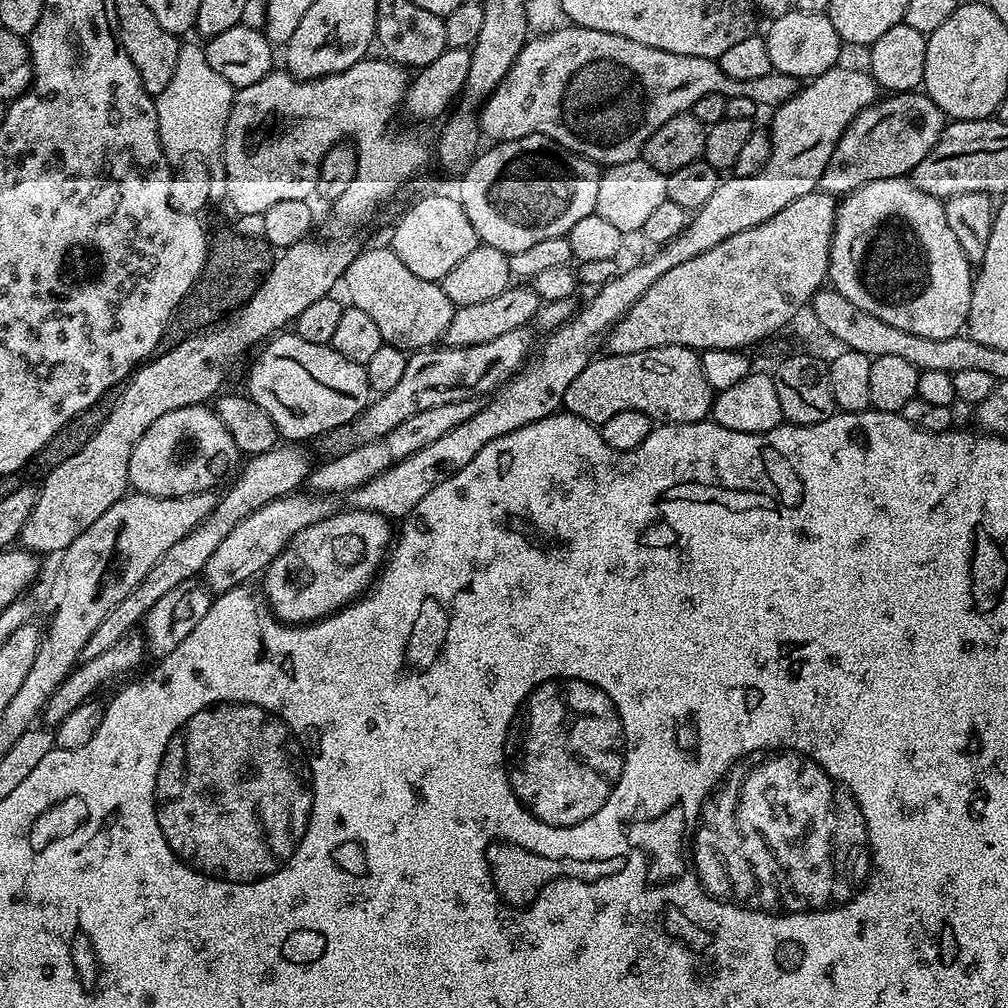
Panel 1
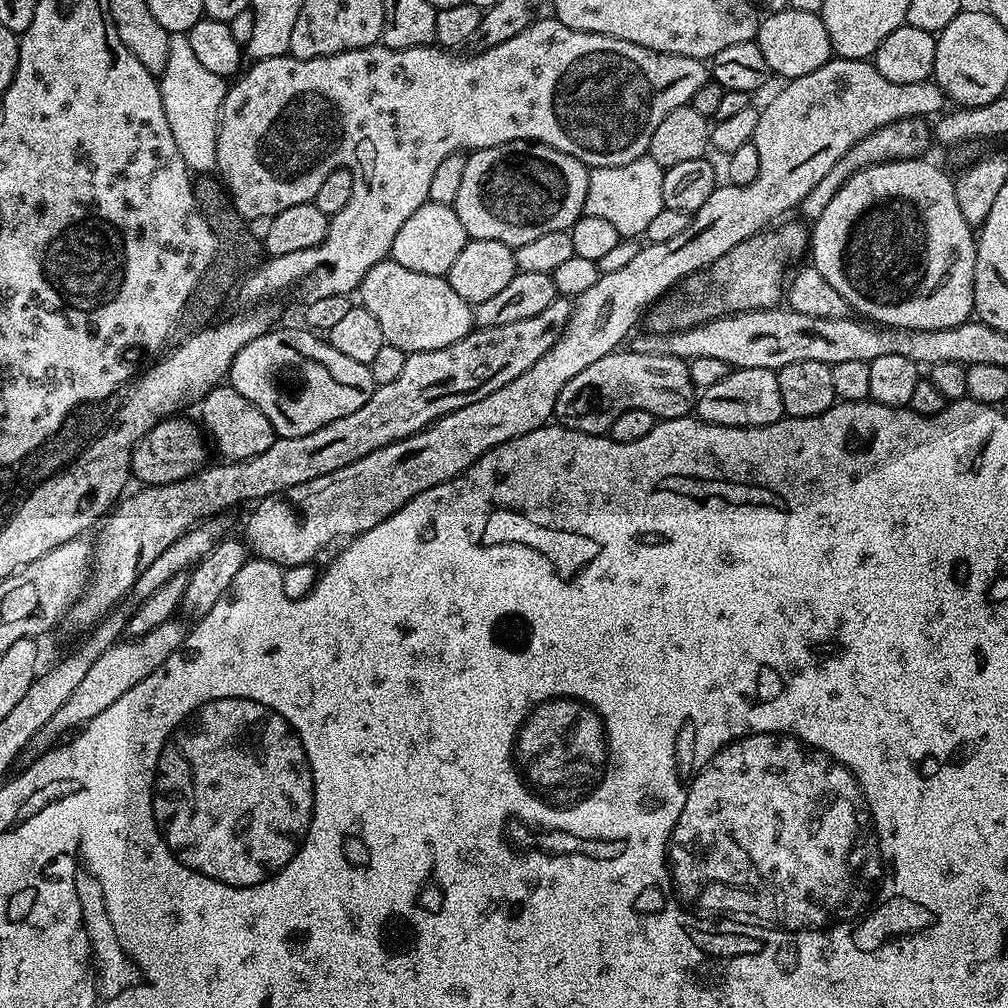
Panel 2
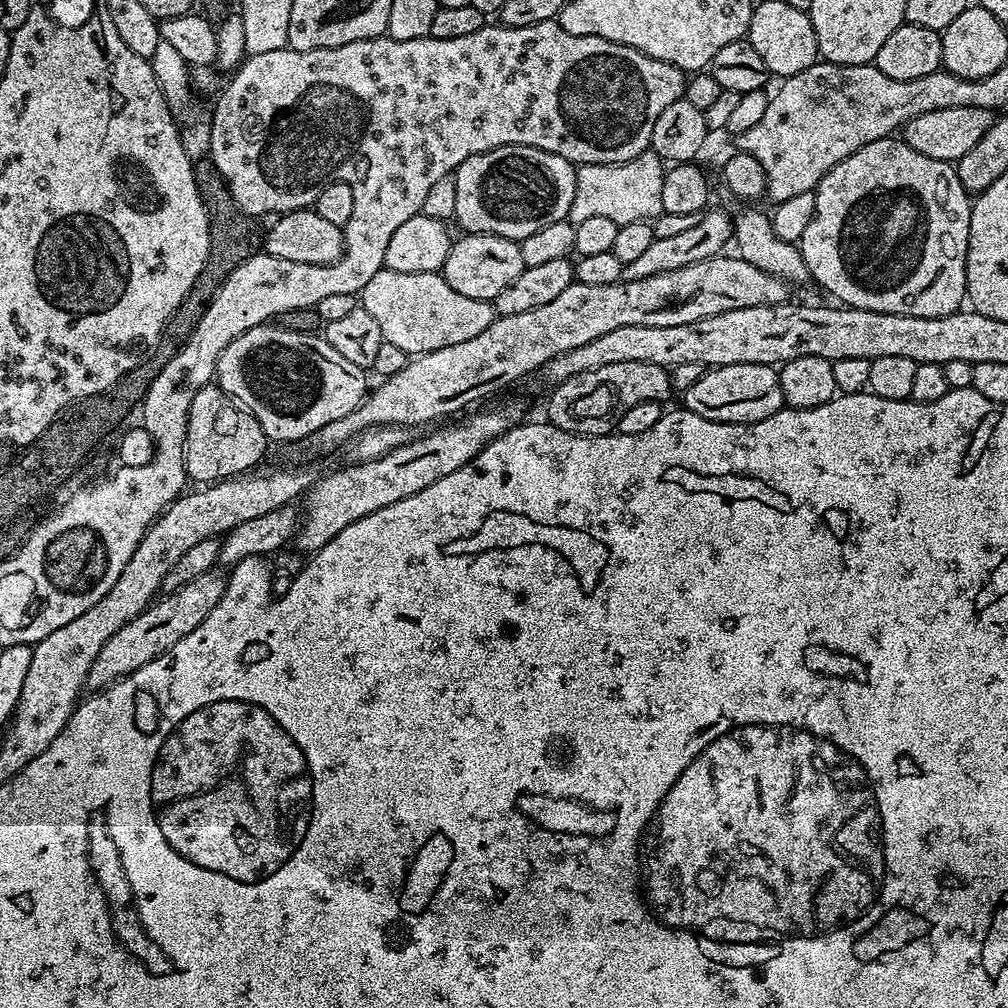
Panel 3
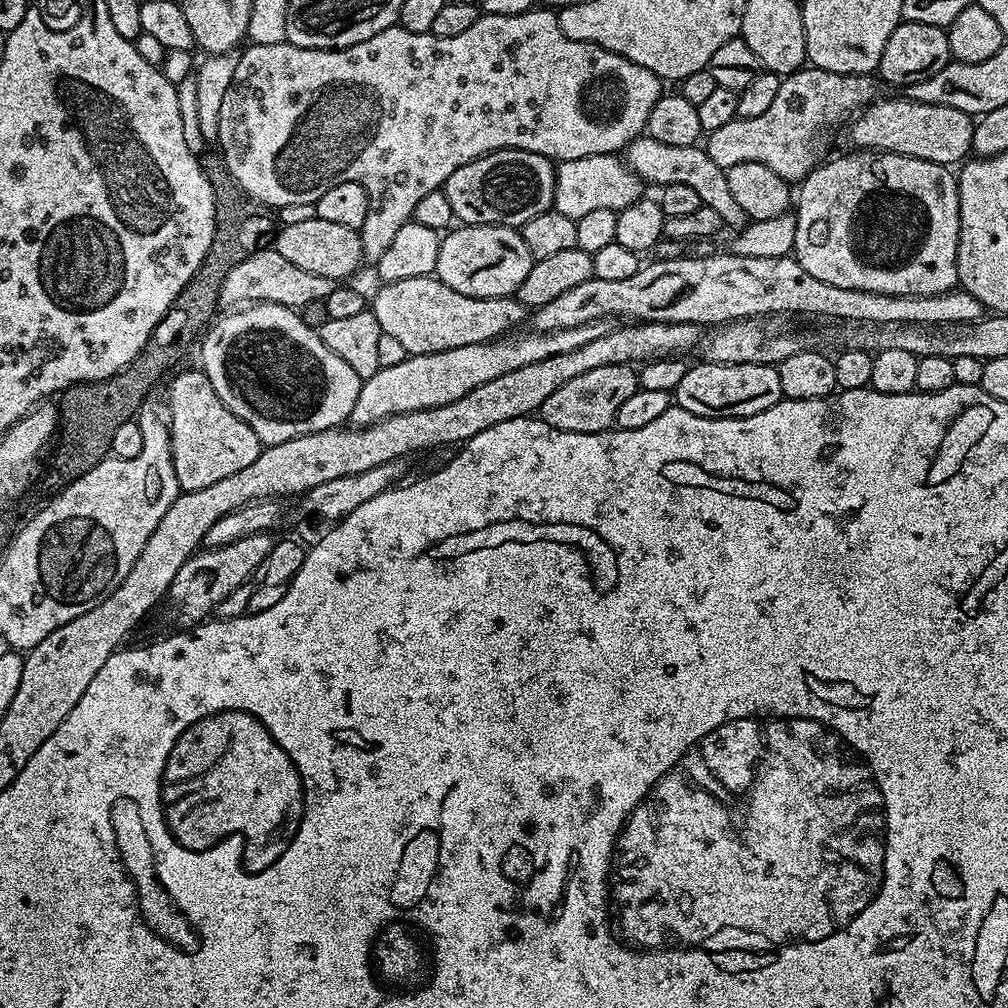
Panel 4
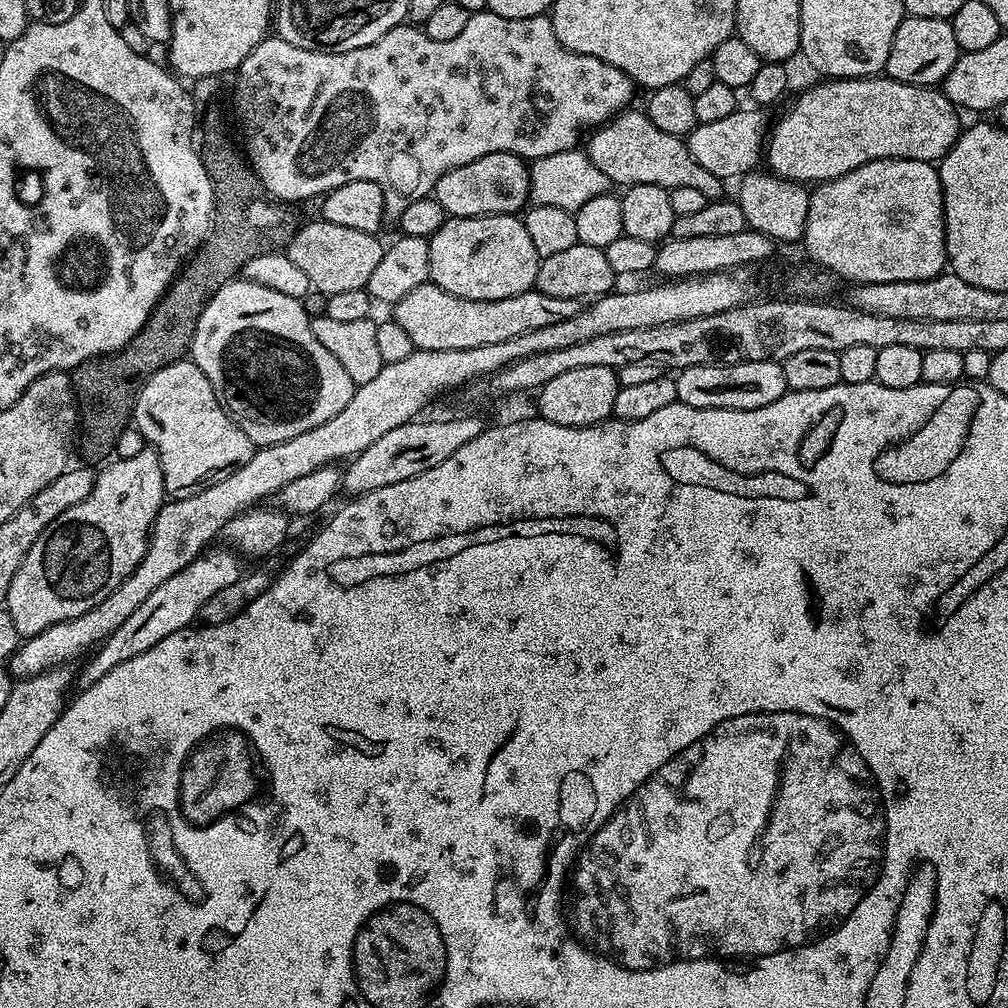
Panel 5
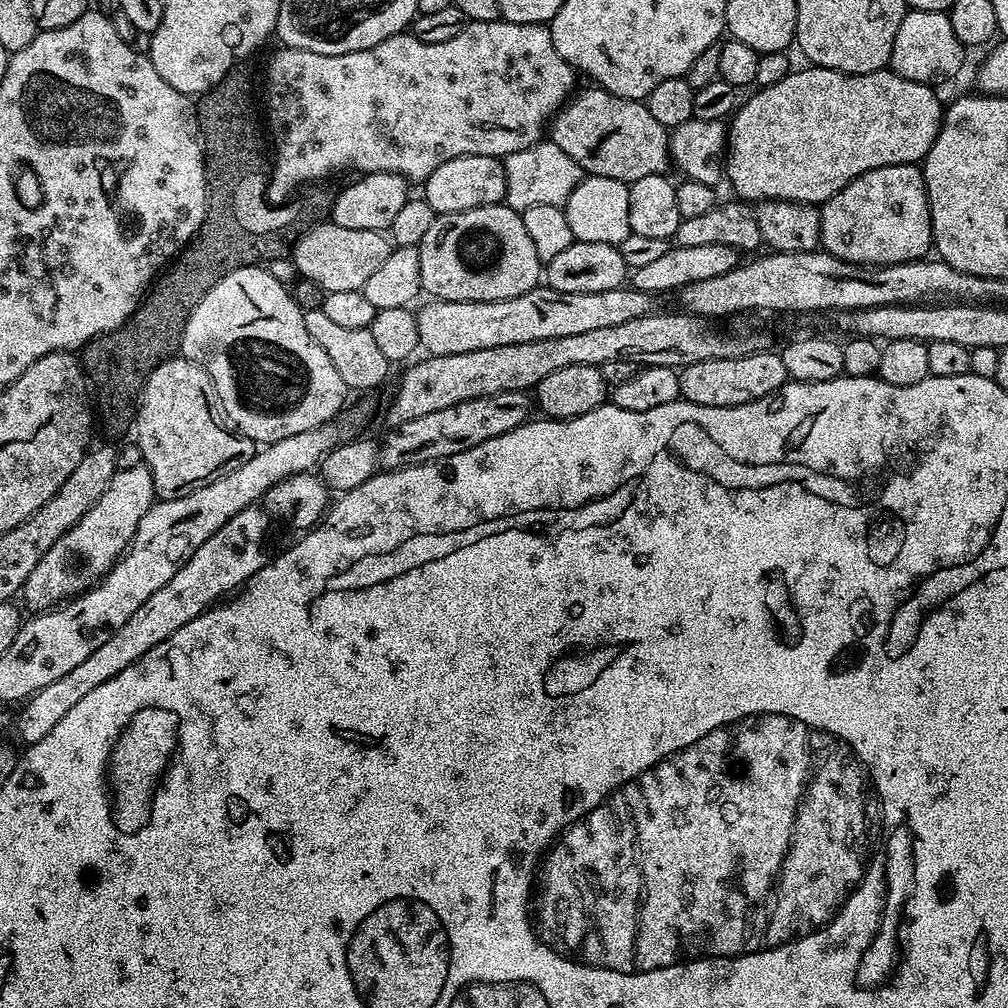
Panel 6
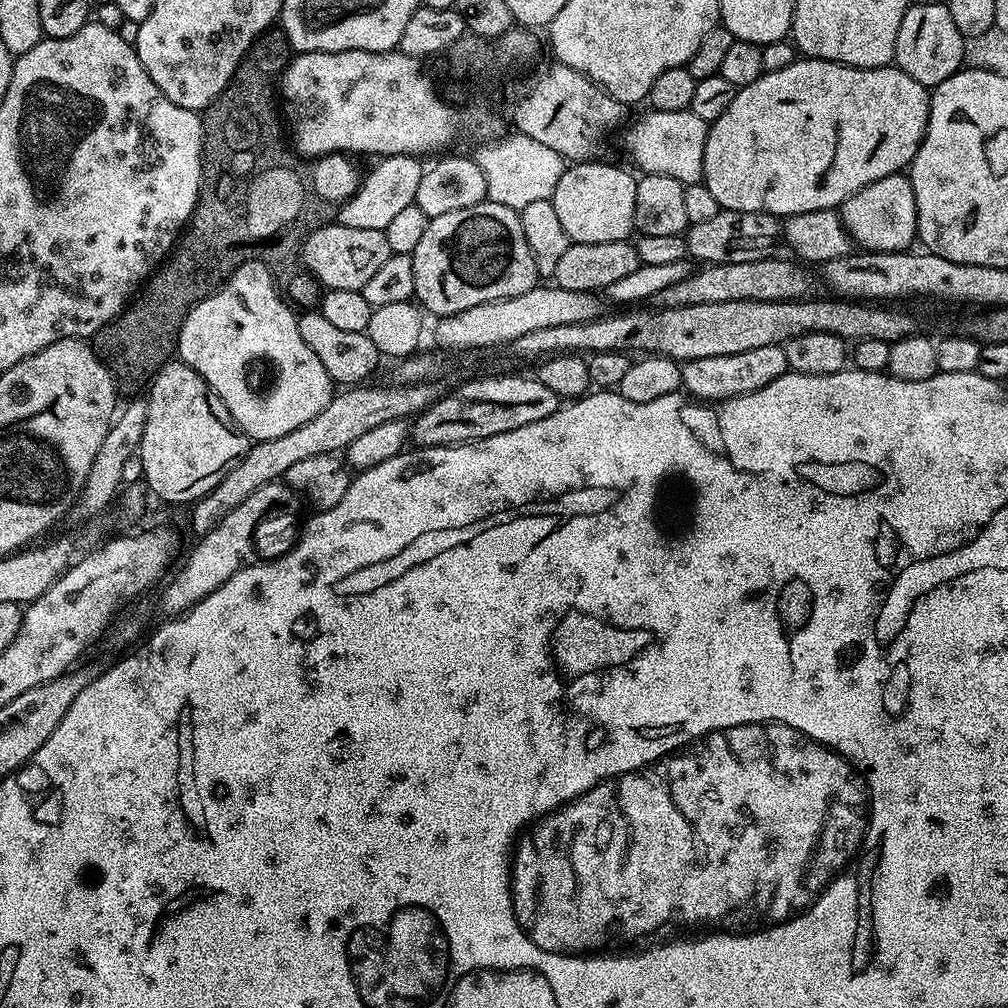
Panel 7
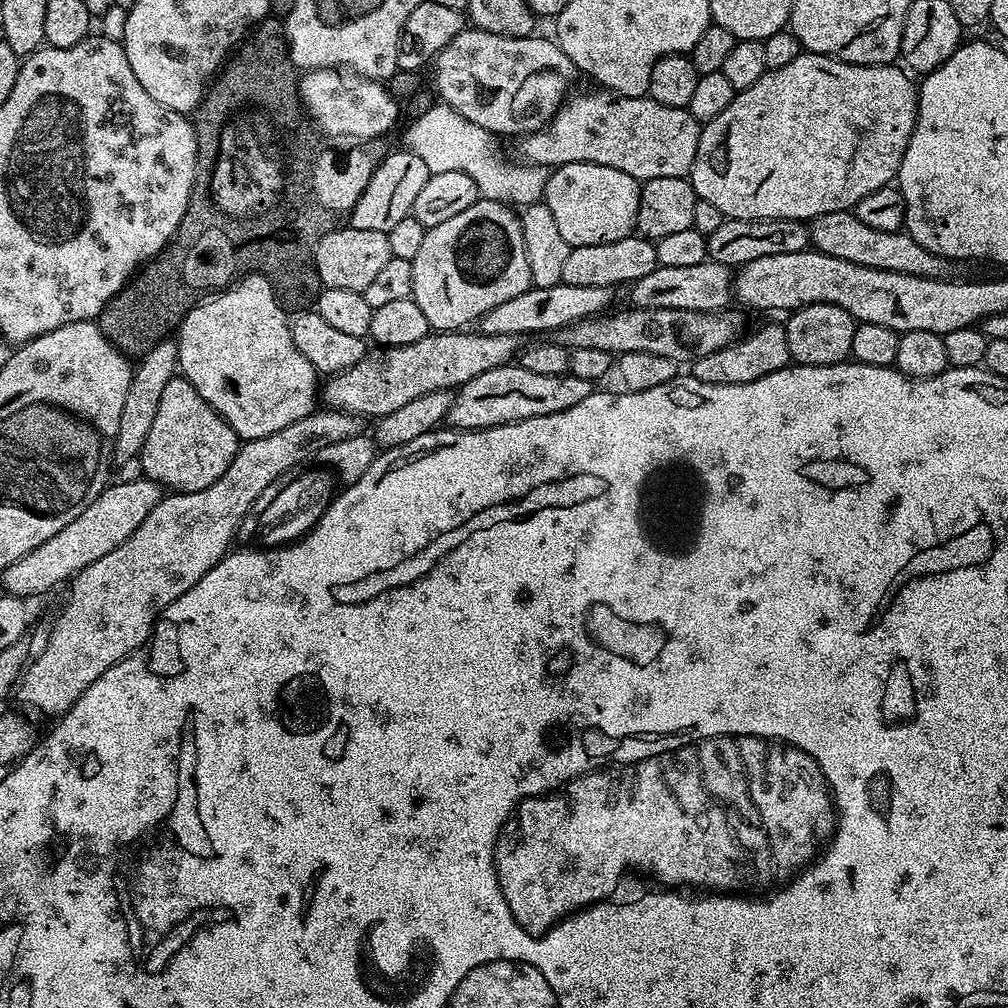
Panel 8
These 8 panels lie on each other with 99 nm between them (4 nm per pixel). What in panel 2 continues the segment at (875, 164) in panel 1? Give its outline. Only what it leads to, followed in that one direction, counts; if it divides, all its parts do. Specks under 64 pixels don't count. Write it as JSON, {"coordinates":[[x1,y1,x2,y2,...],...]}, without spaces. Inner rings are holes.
{"coordinates":[[918,116,902,118,890,126,882,126,878,130,874,130,869,136,862,137,850,150,846,150,844,157,838,162,834,162,834,166,830,166,826,178,822,178,822,182,818,182,818,186,814,186,814,190,810,190,810,194,806,194,806,198,798,209,799,215,804,215,805,221,816,221,822,214,822,210,826,210,826,202,830,202,830,198,834,198,834,194,838,194,840,187,860,168,871,164,881,164,884,160,915,160,923,157,927,153,924,151,927,150,928,143,931,145,933,140,934,132,929,121]]}

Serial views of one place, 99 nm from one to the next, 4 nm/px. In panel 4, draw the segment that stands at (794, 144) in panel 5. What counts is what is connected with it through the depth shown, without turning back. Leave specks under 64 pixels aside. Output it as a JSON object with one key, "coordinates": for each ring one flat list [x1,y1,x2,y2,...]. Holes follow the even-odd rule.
{"coordinates":[[880,98,851,121,850,129,852,128,852,140,856,143,853,145,857,149,897,152,910,158,922,158,926,162,956,166,972,152,973,123,973,117,962,110,954,110,954,106,938,106,907,98]]}

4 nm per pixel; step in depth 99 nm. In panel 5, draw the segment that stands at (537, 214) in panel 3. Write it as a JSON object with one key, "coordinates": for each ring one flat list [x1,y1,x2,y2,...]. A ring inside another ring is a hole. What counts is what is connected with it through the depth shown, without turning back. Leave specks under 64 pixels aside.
{"coordinates":[[512,152,486,154,486,158,474,158,474,162,442,174,434,198,448,216,511,216,529,203,528,169,526,161]]}

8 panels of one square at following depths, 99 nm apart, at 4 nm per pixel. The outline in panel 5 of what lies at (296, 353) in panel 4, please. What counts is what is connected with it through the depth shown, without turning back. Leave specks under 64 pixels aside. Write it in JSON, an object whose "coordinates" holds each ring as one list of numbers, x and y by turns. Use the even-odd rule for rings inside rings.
{"coordinates":[[237,278,228,284,223,284,216,291,198,318,198,326,192,335,190,359,198,366,198,370,202,370,202,374,206,374,206,378,210,378,210,386,214,386,220,403,227,408,228,415,246,434,246,438,252,440,253,445,267,446,286,442,298,434,306,434,306,430,314,430,314,426,322,426,322,422,334,418,334,414,338,414,338,410,342,410,342,406,346,406,346,402,350,402,350,398,356,392,357,385,352,383,350,374,346,374,346,370,342,370,340,363,335,360,334,354,330,354,330,350,326,350,319,344,318,338,314,338,310,312,307,312,304,306,301,301,290,298,290,294,278,294,278,290,270,290,270,286,262,286,243,278]]}

